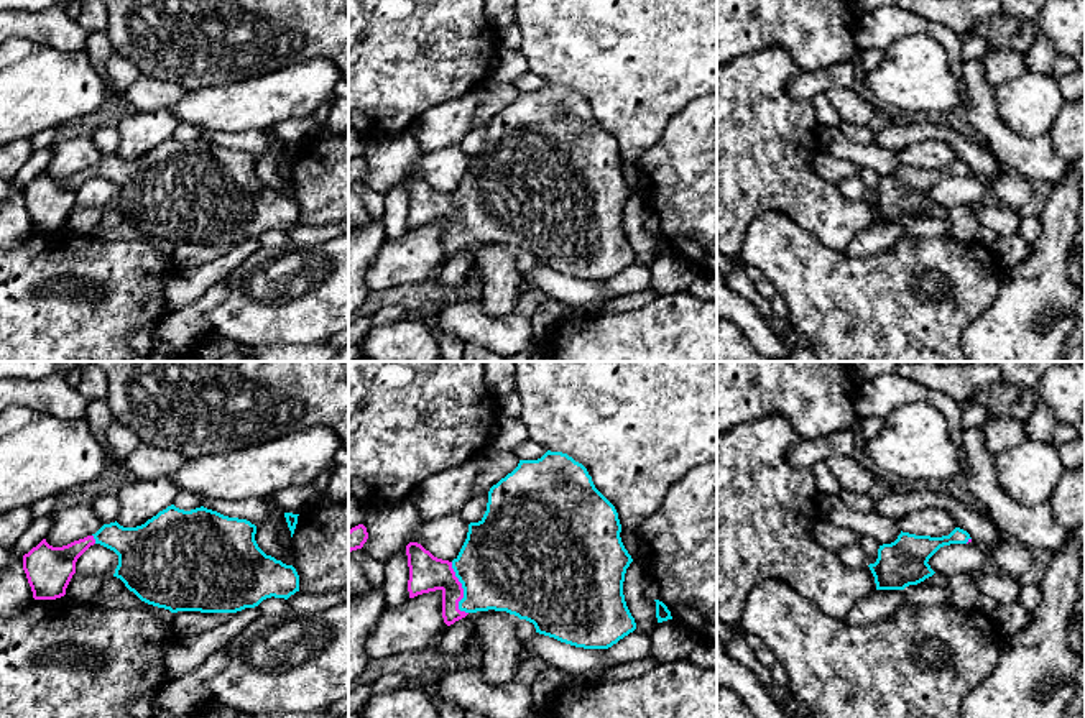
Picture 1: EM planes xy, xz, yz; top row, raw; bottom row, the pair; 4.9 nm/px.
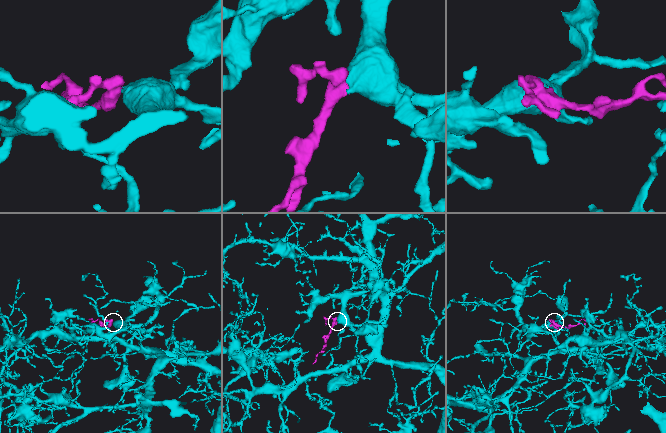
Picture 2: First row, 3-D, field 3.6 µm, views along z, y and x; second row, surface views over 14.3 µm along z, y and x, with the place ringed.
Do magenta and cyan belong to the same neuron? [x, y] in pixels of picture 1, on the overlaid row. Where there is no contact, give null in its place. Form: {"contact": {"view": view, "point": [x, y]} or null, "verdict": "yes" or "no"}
{"contact": {"view": "xz", "point": [462, 590]}, "verdict": "yes"}

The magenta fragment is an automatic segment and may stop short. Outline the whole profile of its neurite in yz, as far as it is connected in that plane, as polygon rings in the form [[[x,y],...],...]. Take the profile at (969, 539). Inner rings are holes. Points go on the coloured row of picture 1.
[[[960,527],[942,537],[901,531],[894,542],[880,545],[876,562],[868,565],[876,590],[904,590],[924,582],[935,573],[927,562],[940,547],[967,542],[972,542],[972,537]]]

